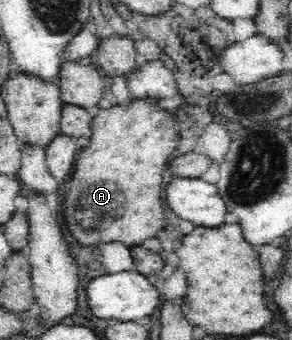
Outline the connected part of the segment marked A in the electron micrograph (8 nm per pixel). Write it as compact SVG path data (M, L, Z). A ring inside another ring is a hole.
M134 97L126 104L101 108L92 120L92 135L74 164L63 202L63 217L71 234L83 244L123 242L130 248L134 268L145 276L157 274L166 258L143 247L144 240L168 225L163 214L163 169L180 143L174 110L162 108L156 97Z

